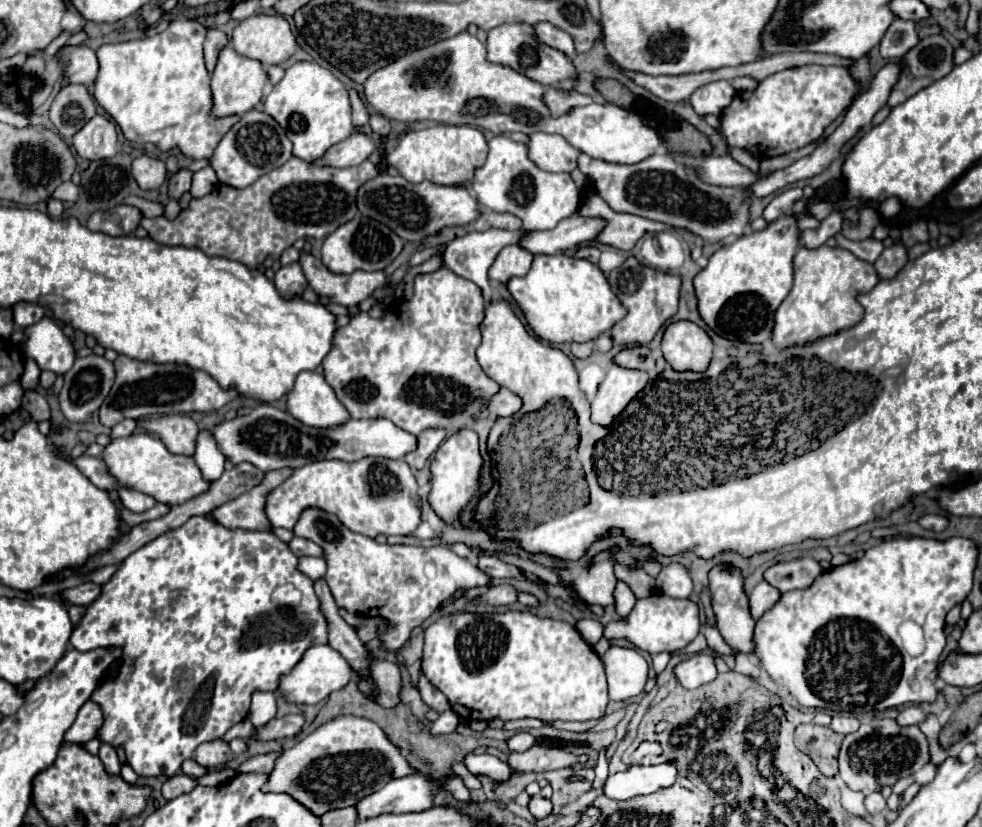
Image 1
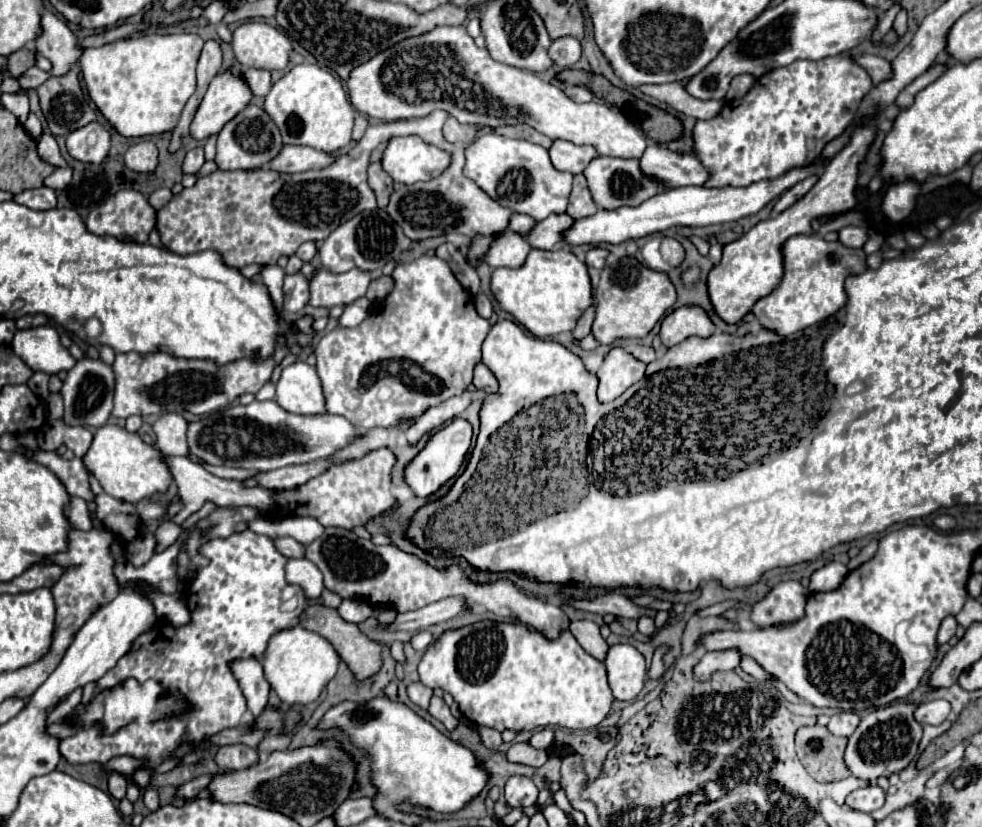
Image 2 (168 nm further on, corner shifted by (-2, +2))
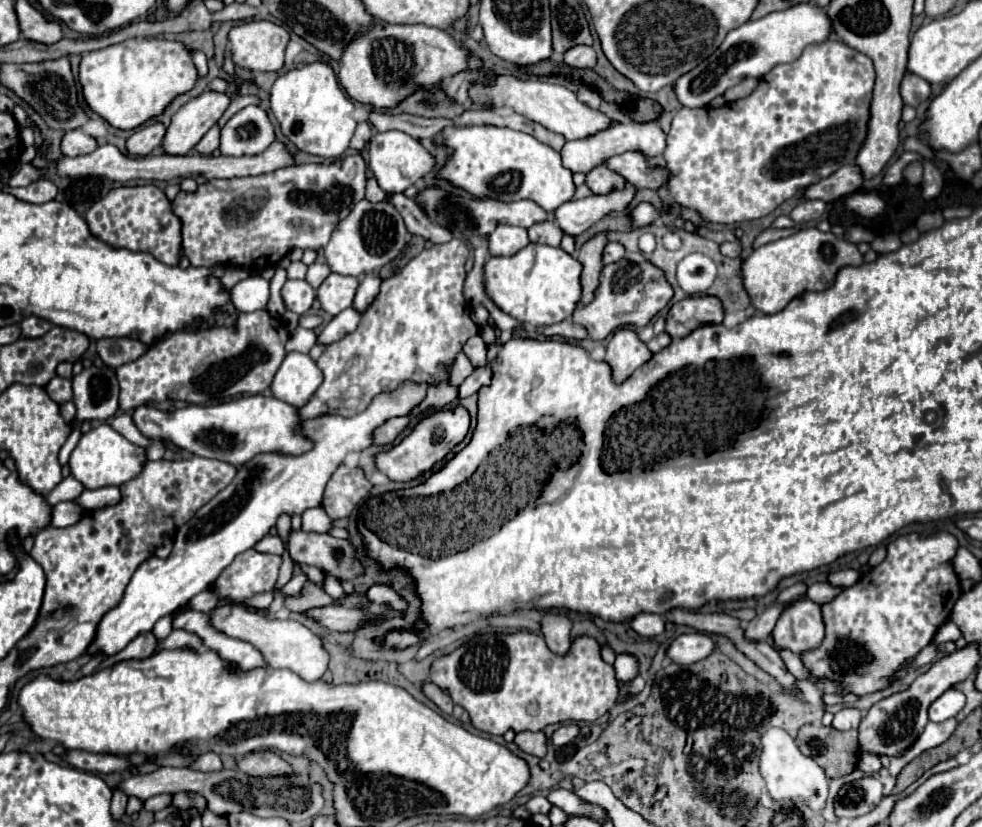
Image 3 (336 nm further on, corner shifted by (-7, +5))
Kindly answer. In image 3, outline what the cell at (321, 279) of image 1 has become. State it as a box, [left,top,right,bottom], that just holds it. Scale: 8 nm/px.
[317,273,359,317]

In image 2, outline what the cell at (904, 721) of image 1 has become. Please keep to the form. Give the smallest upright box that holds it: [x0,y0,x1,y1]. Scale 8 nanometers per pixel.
[914,700,950,724]

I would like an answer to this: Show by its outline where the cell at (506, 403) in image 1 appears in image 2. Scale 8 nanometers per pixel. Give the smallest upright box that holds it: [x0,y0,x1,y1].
[474,362,498,396]

